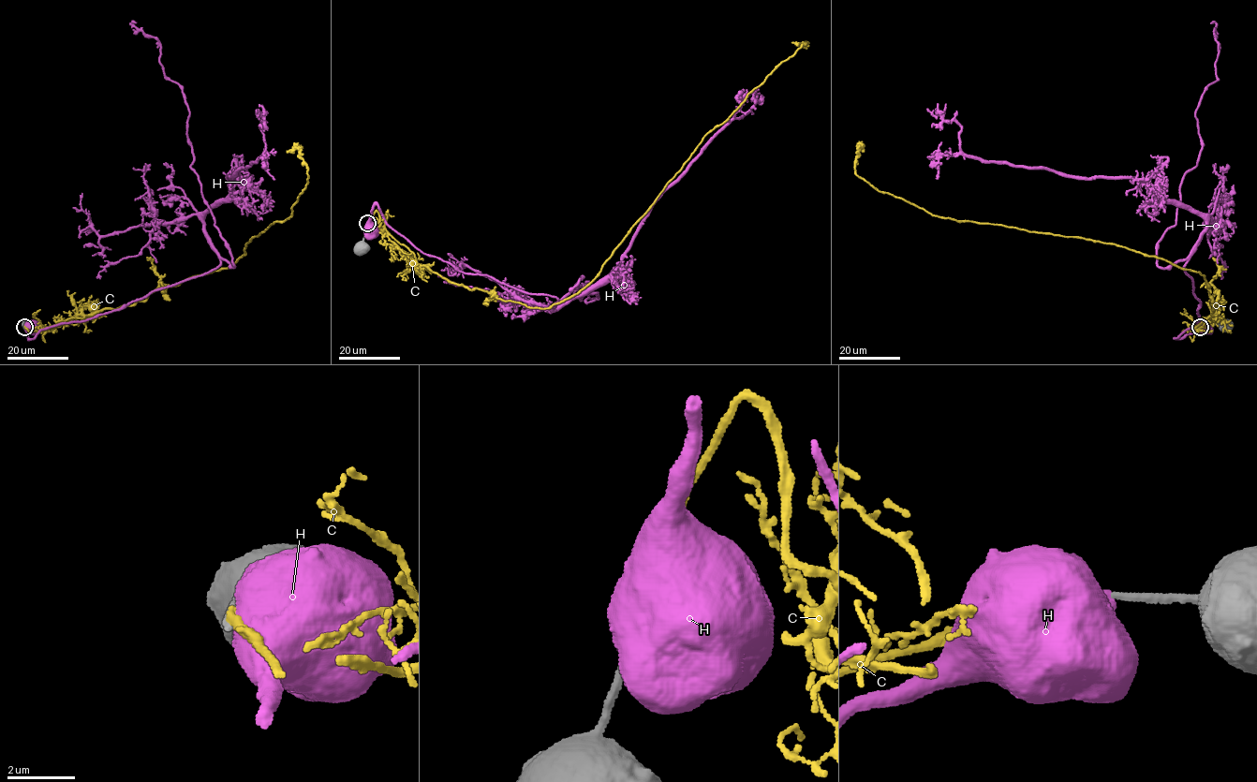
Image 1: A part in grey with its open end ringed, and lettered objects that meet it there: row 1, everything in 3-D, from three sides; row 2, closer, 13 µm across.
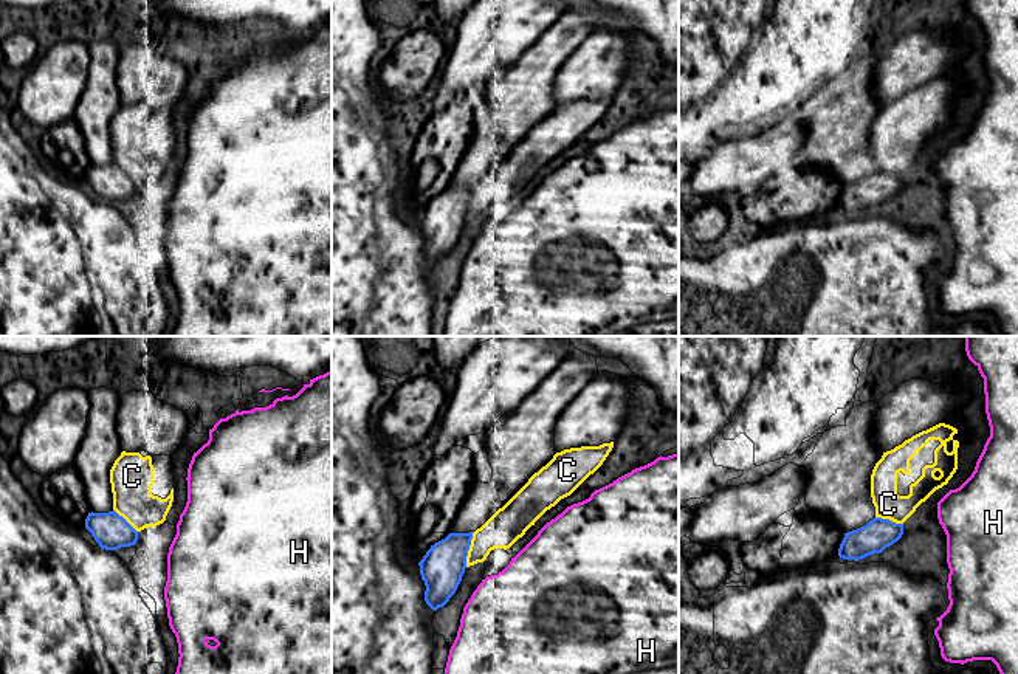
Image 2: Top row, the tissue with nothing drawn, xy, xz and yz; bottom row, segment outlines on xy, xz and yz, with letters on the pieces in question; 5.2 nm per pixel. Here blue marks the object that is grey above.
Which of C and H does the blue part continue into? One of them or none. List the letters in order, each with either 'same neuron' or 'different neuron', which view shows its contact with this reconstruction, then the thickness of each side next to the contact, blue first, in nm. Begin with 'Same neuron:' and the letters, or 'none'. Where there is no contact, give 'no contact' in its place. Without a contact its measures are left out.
Same neuron: none
C: different neuron | xz | 220/180 nm
H: different neuron | no contact

